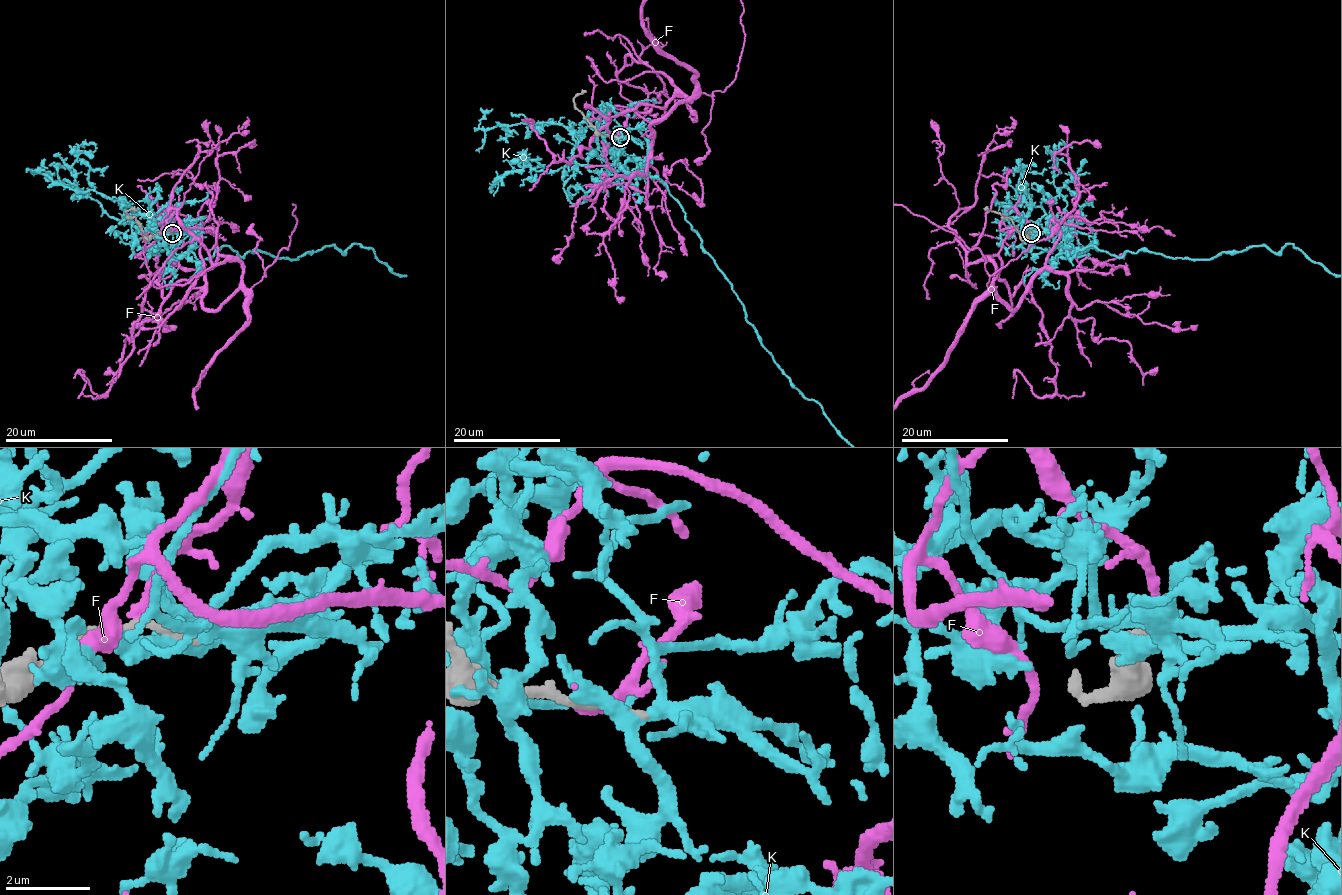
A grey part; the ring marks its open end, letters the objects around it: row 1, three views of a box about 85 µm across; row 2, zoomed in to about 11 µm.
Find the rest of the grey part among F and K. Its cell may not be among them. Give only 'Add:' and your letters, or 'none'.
Add: none

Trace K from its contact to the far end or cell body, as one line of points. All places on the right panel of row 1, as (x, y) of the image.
K: (1031, 233), (1060, 231), (1070, 260), (1094, 246), (1214, 258), (1292, 243), (1331, 273)

